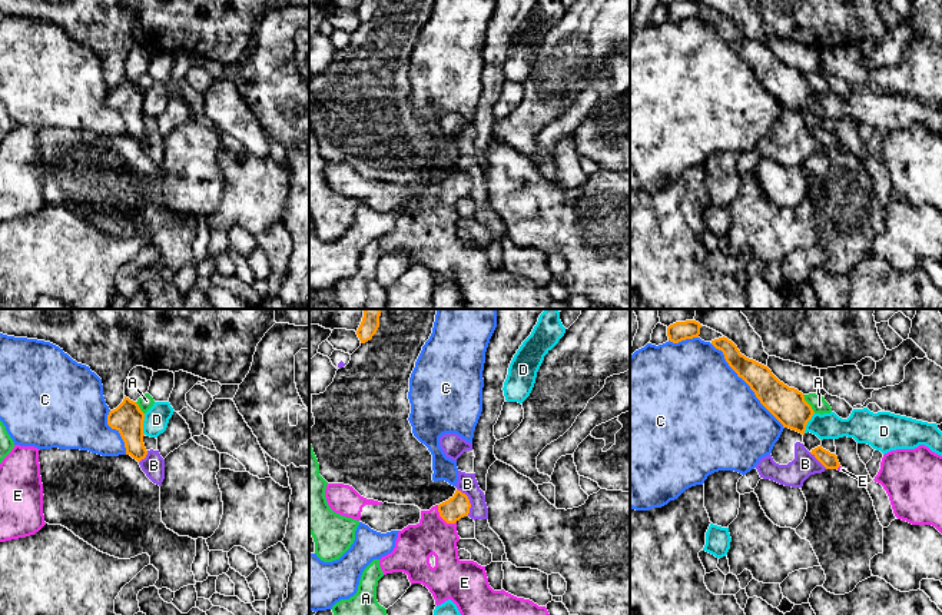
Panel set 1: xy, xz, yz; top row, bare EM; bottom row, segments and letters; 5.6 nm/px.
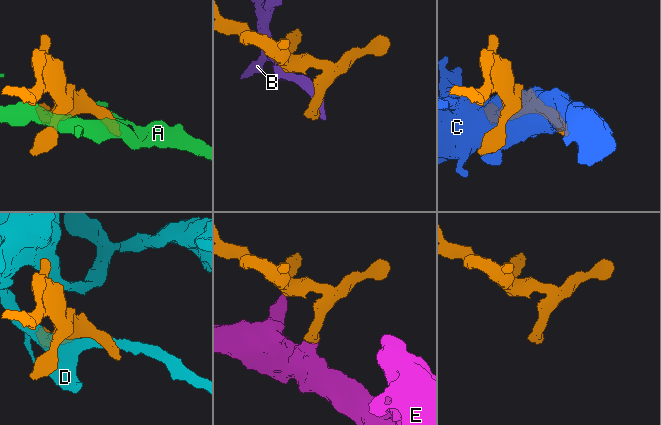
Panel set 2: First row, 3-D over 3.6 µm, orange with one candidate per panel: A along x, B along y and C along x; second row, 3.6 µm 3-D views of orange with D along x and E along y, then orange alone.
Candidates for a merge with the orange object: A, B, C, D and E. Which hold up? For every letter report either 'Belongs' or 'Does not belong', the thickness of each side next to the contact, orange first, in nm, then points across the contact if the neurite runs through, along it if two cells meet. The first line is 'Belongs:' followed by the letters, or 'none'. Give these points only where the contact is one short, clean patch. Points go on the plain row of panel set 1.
Belongs: E
A: Does not belong. Thickness 200 nm (orange) against 90 nm
B: Does not belong. Thickness 130 nm (orange) against 110 nm. Boundary: xz (457, 168), (468, 179), (468, 195)
C: Does not belong. Thickness 190 nm (orange) against 500 nm
D: Does not belong. Thickness 170 nm (orange) against 140 nm
E: Belongs. Thickness 130 nm (orange) against 220 nm. Path across: xz (457, 186), (443, 198), (433, 215)

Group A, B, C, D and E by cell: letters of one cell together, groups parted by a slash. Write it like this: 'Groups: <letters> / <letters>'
Groups: A / B / C / D / E

